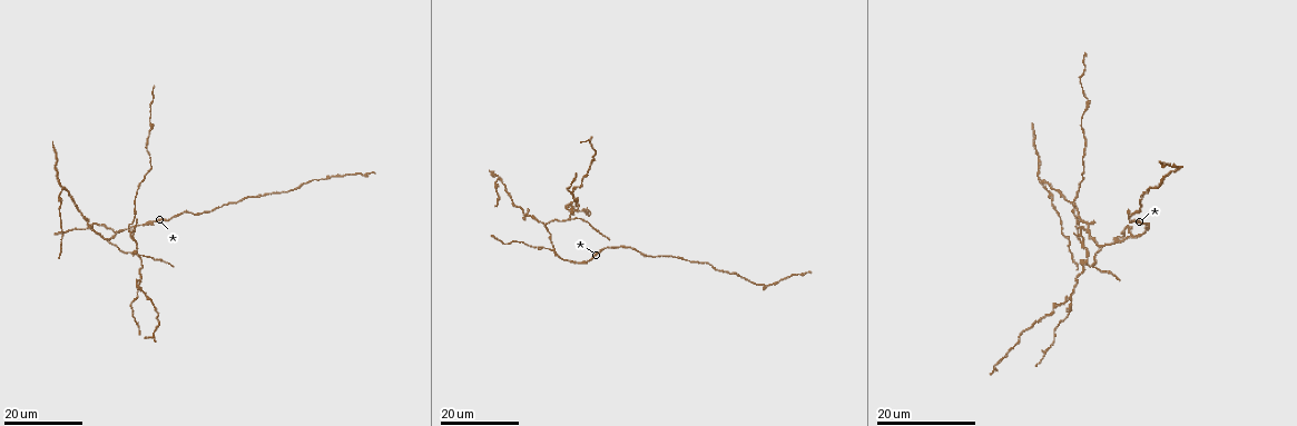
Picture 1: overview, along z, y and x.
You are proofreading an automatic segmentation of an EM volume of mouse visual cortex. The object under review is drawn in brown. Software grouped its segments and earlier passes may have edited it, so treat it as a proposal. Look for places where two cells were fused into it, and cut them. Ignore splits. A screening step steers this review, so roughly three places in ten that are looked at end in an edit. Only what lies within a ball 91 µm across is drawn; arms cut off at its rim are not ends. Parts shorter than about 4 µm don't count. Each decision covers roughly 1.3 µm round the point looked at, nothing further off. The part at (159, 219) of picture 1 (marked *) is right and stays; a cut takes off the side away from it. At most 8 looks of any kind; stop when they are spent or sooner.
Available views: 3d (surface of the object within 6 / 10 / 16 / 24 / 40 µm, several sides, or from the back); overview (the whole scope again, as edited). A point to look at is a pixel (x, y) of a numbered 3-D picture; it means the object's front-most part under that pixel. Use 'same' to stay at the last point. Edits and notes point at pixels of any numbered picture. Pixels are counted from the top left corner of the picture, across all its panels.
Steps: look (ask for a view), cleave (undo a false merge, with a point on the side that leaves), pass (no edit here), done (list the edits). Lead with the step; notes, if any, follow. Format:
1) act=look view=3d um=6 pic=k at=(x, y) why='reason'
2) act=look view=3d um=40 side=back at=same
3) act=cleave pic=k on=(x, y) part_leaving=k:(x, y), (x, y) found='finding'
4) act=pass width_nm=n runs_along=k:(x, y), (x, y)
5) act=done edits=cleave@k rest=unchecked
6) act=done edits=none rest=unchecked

act=look view=3d um=16 pic=1 at=(571, 216) why='two arms in line, one across'

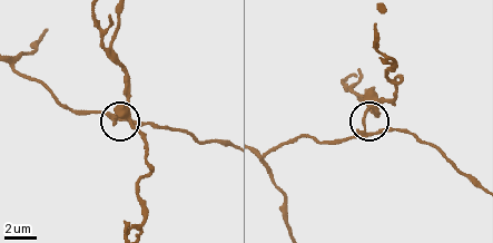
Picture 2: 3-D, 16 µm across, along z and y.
act=look view=3d um=10 pic=2 at=(368, 132)

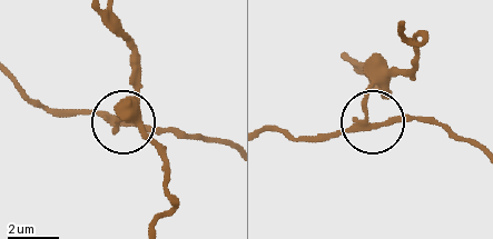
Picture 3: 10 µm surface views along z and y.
act=cleave pic=3 on=(385, 92) width_nm=200 found='a second cell is stuck on'

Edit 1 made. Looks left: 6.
act=look view=overview

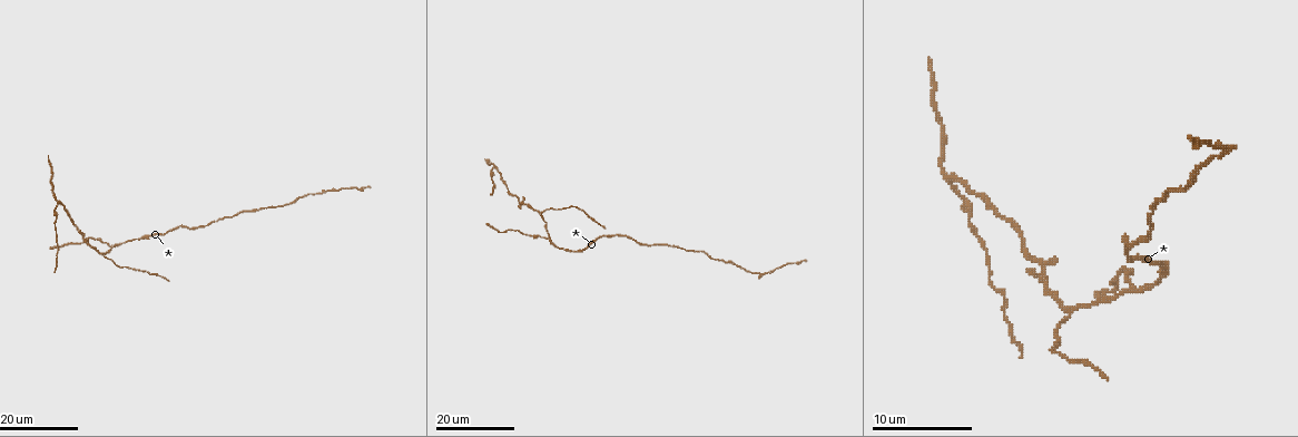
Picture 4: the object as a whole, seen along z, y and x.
act=look view=3d um=16 pic=4 at=(950, 181) why='three arms meet'

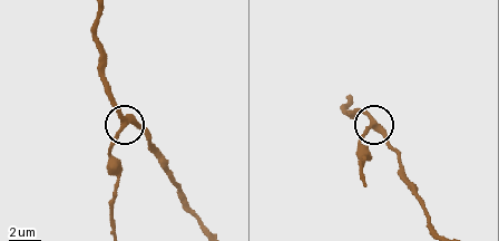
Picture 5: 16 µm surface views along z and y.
act=look view=3d um=10 pic=5 at=(121, 125)

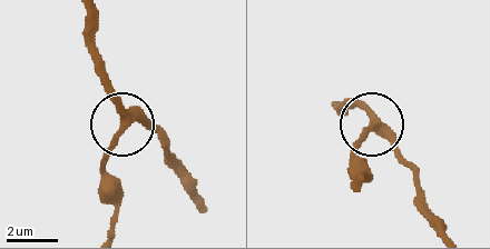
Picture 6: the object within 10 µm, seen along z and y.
act=pass side_arm_um=14 runs_along=6:(438, 225), (423, 206), (412, 167), (351, 99) found='one cell here'

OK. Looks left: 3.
act=look view=3d um=24 pic=4 at=(584, 249) why='calibre changes'

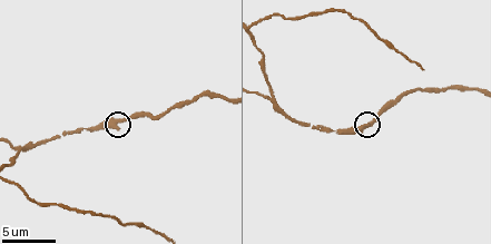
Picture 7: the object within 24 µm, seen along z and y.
act=look view=3d um=6 pic=7 at=(365, 126)

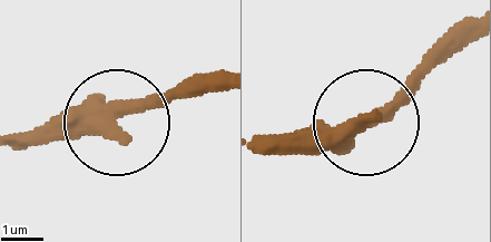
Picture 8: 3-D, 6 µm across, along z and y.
act=cleave pic=8 on=(30, 138) part_leaving=8:(88, 119), (17, 134) found='a second cell is stuck on'

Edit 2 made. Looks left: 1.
act=look view=3d um=10 pic=7 at=(268, 96) why='three-way junction'

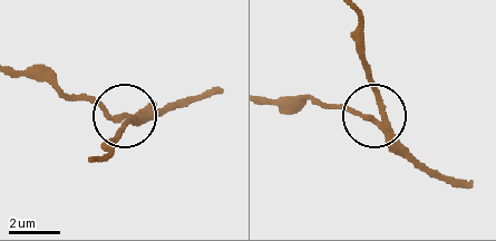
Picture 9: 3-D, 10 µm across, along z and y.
act=cleave pic=9 on=(114, 118) arms=3 part_leaving=9:(142, 117), (112, 115), (22, 75) found='a second cell is stuck on'

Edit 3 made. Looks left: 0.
act=done edits=cleave@3,cleave@8,cleave@9 rest=unchecked

